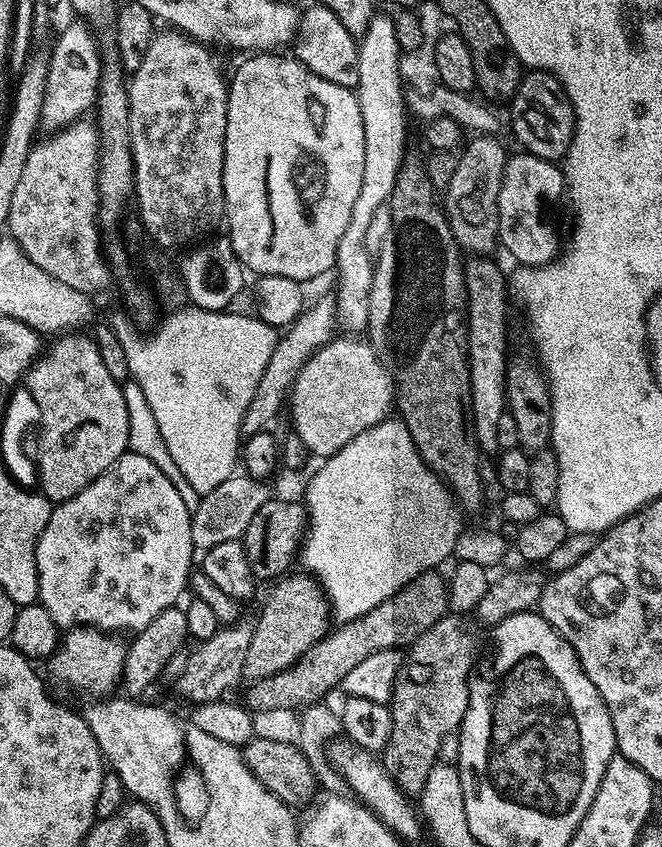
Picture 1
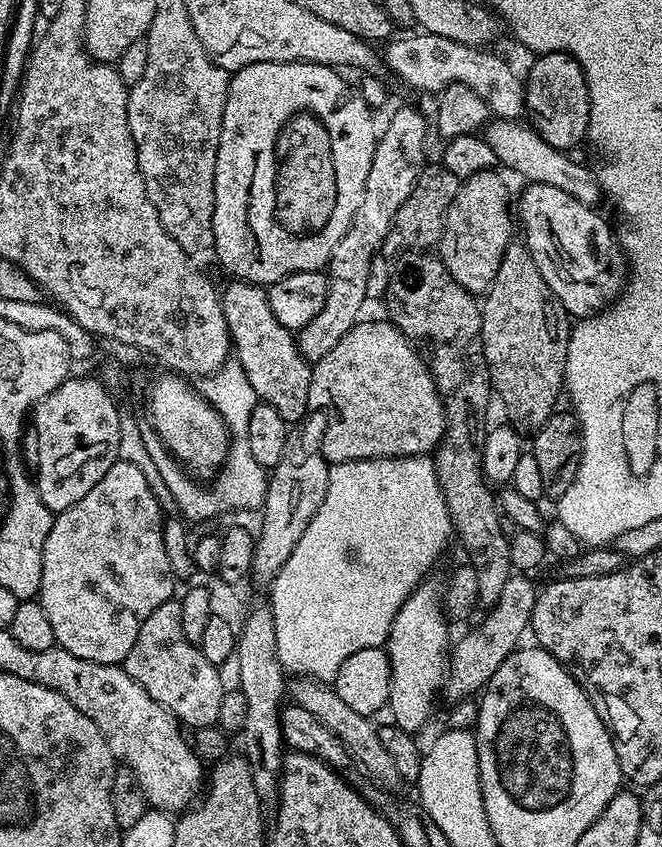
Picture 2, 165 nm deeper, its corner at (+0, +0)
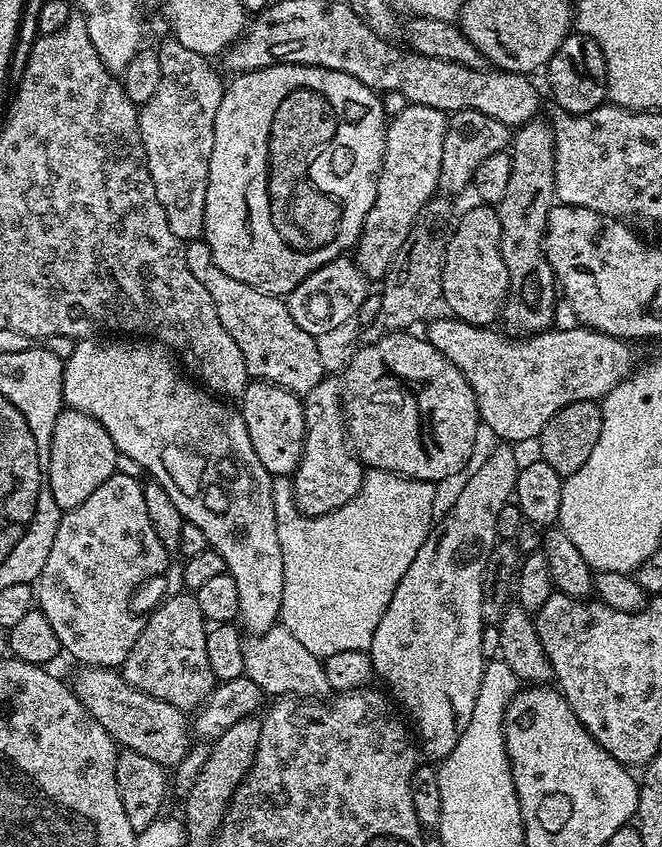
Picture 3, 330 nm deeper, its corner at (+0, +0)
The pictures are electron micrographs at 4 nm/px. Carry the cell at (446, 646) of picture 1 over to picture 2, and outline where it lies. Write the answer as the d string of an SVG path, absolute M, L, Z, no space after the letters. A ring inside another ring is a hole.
M514 574L506 582L502 594L498 598L498 602L493 608L487 609L484 621L481 622L480 628L476 628L473 632L468 632L460 641L453 643L450 648L448 657L448 667L446 669L446 693L448 692L449 701L459 702L465 698L471 697L473 694L479 693L487 684L490 677L494 674L494 670L498 670L498 666L502 666L502 662L506 662L506 658L517 648L521 647L522 640L520 635L529 631L532 622L532 611L536 605L538 595L537 585L532 585L533 577L528 574Z

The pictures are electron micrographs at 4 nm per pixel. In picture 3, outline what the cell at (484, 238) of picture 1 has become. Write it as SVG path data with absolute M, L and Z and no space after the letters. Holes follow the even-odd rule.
M475 206L460 221L456 220L448 238L448 249L445 254L445 264L442 270L441 290L442 304L455 319L465 320L468 324L477 326L492 326L501 319L504 300L508 297L508 271L506 262L502 262L500 249L500 214L492 206Z

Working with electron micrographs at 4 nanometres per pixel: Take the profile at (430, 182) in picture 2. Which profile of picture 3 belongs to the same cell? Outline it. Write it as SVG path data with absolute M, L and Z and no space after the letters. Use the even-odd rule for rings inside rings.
M435 196L419 212L406 241L400 244L399 254L396 255L391 270L381 283L382 289L378 294L381 298L381 311L372 324L361 327L359 331L358 340L361 345L373 344L390 333L411 329L421 319L422 322L430 314L428 312L434 302L441 299L442 270L452 229L452 220L449 220L450 204L447 197Z

